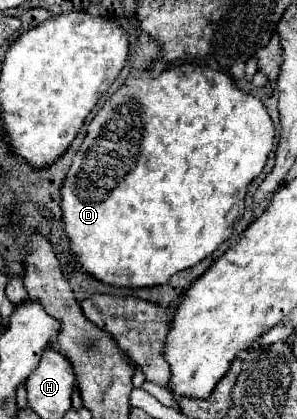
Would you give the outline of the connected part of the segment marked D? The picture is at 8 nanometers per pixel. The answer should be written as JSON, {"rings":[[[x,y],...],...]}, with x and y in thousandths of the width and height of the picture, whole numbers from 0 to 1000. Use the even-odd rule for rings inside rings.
{"rings":[[[559,160],[525,184],[512,169],[451,169],[424,198],[350,246],[337,270],[296,298],[296,317],[256,360],[242,399],[209,442],[209,523],[215,551],[236,570],[236,599],[263,613],[269,642],[377,685],[519,685],[552,680],[586,652],[620,647],[700,613],[741,580],[754,580],[788,547],[788,532],[822,513],[822,475],[835,442],[882,413],[902,365],[916,360],[923,337],[923,294],[896,270],[869,232],[808,217],[768,174],[721,169],[707,160]]]}

